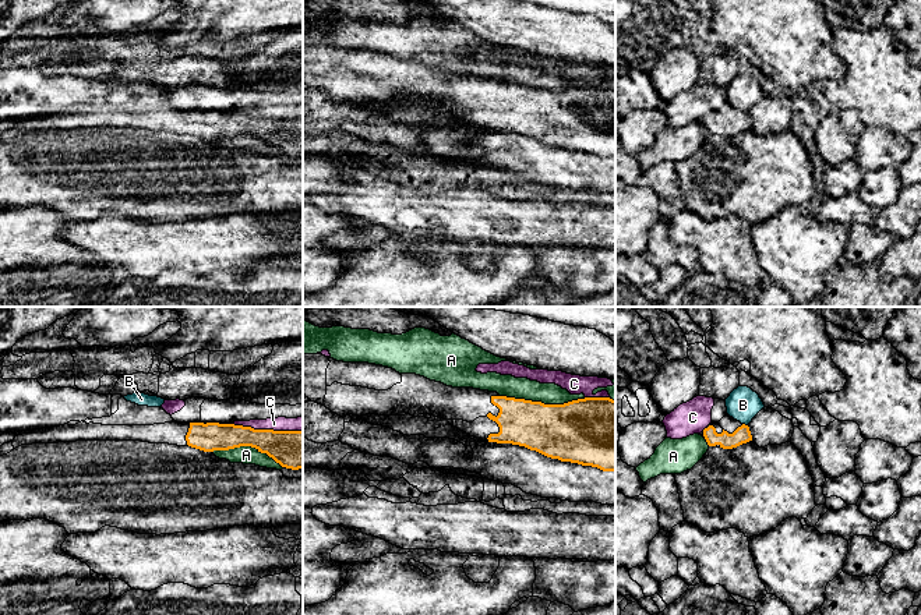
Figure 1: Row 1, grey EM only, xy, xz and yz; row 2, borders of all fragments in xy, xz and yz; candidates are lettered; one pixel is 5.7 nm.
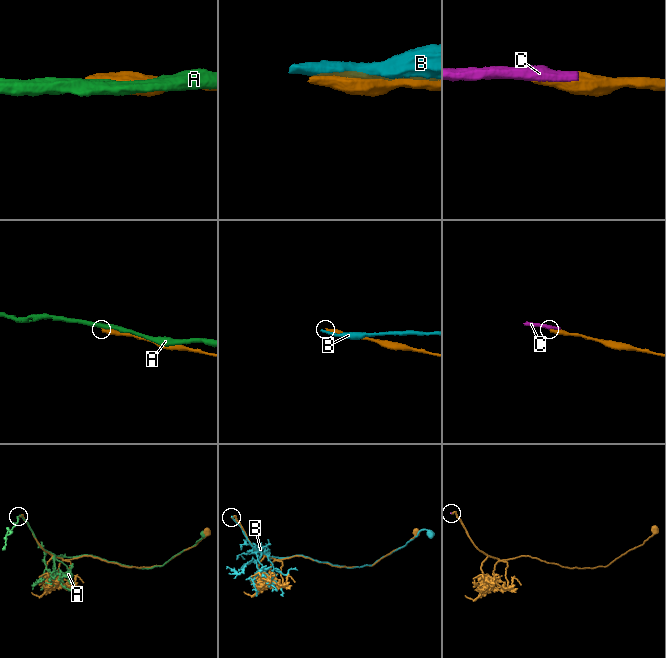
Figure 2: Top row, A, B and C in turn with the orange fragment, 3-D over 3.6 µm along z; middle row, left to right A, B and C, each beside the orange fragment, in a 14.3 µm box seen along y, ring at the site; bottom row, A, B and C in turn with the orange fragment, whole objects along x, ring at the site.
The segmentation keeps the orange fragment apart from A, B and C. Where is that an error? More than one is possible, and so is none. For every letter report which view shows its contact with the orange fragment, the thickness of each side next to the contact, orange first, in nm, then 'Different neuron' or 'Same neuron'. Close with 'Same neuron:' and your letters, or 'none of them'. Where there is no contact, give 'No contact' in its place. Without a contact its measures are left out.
A: Touches orange in xz. Thickness 360 nm (orange) against 130 nm. Different neuron
B: Touches orange in yz. Thickness 100 nm (orange) against 190 nm. Different neuron
C: Touches orange in xy. Thickness 220 nm (orange) against 80 nm. Different neuron
Same neuron: none of them

